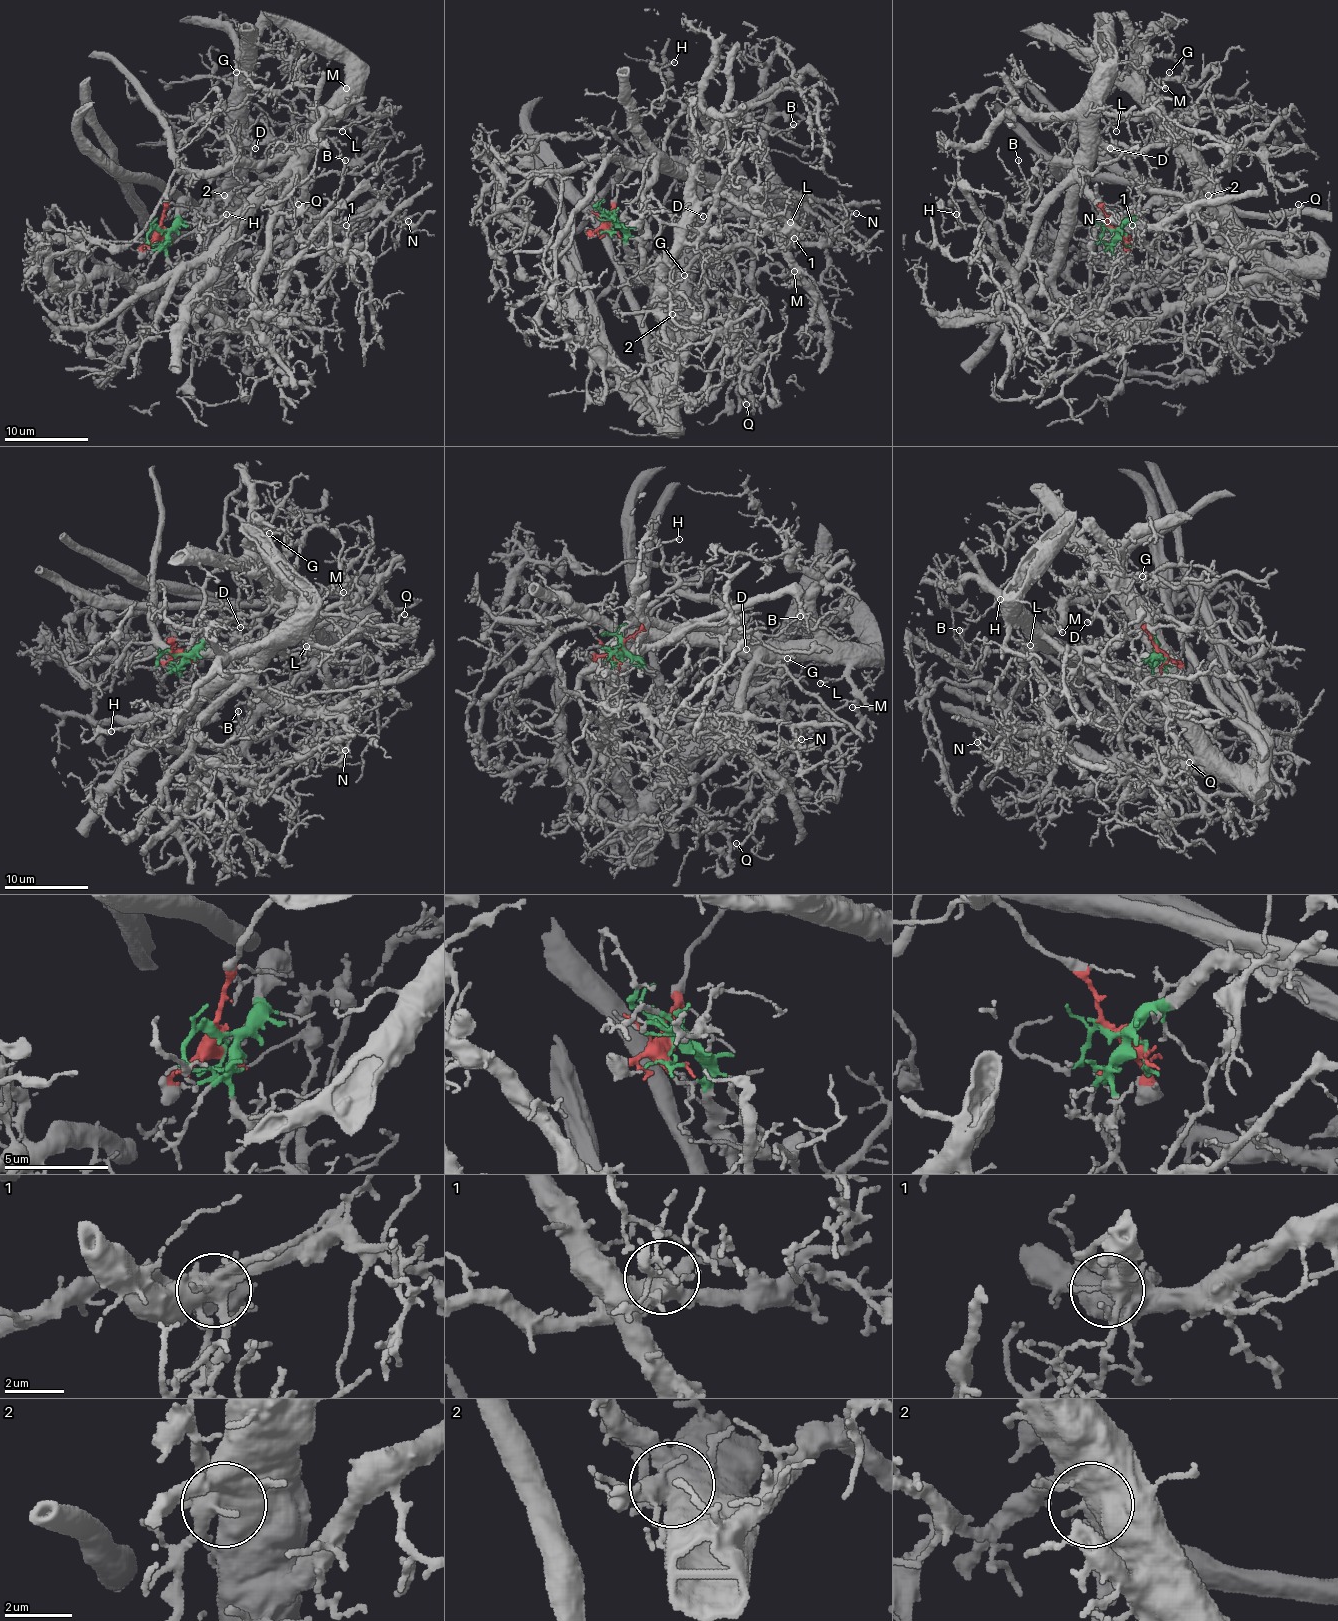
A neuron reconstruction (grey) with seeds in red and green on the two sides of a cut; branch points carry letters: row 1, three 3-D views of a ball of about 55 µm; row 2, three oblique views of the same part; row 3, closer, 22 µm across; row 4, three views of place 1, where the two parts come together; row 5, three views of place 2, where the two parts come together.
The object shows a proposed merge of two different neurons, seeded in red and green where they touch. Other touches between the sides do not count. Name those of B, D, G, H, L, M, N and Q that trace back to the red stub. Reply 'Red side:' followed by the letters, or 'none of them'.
Red side: B, H, L, M, N

